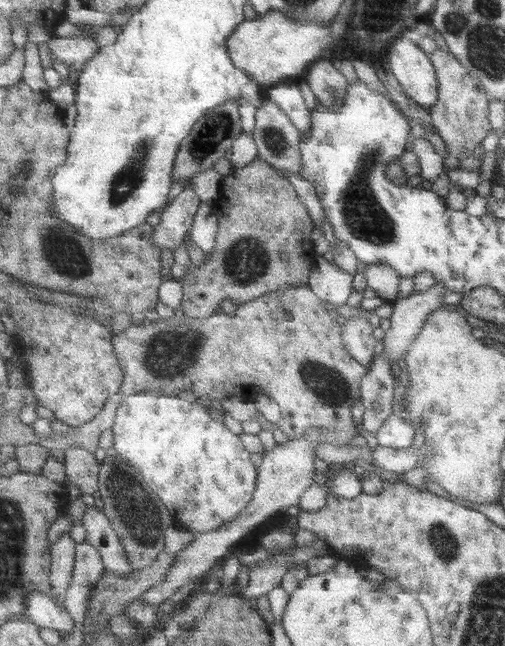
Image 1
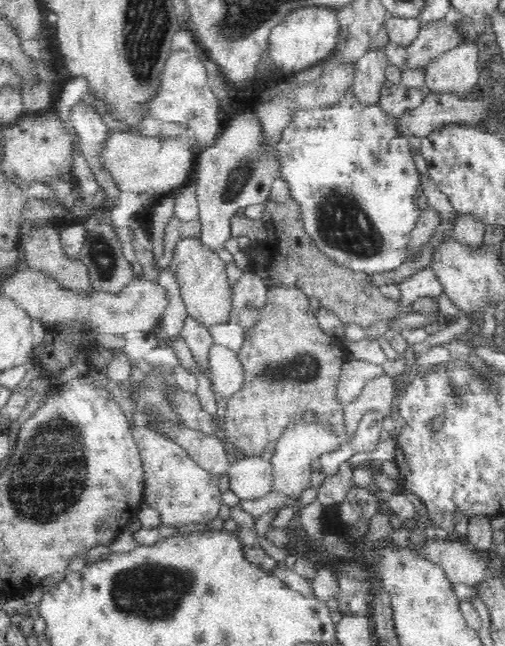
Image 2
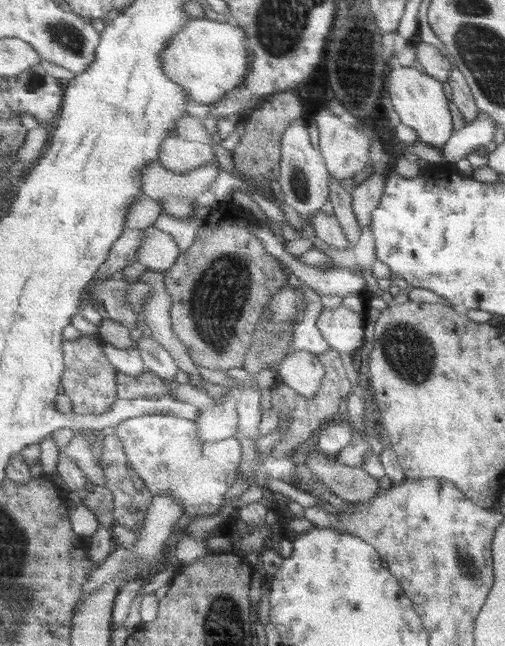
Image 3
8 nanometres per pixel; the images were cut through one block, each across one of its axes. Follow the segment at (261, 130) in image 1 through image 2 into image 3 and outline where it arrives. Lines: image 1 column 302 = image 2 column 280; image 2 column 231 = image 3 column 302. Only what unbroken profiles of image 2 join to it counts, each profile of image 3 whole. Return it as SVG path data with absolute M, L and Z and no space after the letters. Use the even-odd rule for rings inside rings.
M305 116L285 130L282 138L281 176L278 182L284 202L293 207L303 220L311 222L317 212L326 209L329 192L331 192L328 184L331 174L322 152L311 146L307 125Z

